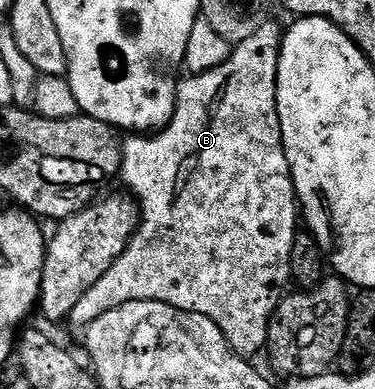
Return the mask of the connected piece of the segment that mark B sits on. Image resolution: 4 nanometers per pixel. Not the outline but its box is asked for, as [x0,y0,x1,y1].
[69,23,297,359]

